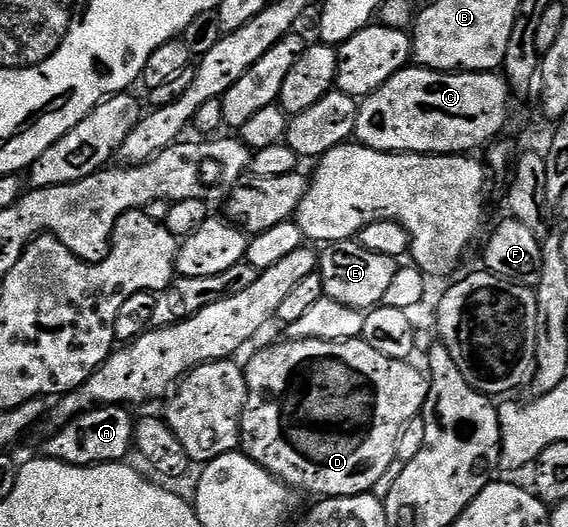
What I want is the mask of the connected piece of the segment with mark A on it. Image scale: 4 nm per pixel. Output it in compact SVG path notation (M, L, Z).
M97 405L80 414L74 421L55 430L52 438L44 445L43 456L53 461L63 461L66 465L106 465L120 463L134 449L132 436L136 421L124 405Z

